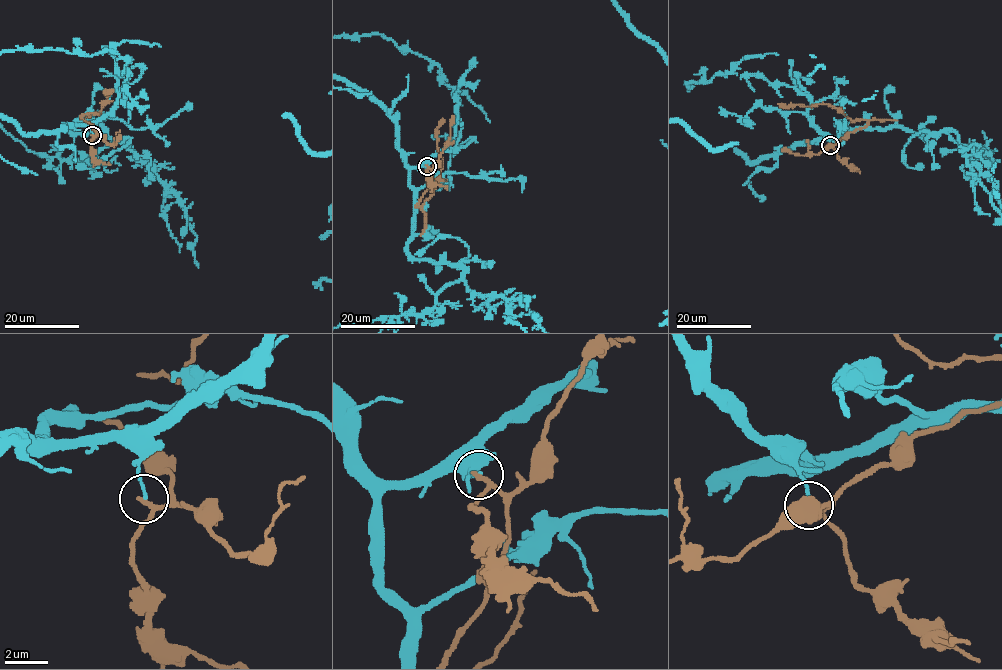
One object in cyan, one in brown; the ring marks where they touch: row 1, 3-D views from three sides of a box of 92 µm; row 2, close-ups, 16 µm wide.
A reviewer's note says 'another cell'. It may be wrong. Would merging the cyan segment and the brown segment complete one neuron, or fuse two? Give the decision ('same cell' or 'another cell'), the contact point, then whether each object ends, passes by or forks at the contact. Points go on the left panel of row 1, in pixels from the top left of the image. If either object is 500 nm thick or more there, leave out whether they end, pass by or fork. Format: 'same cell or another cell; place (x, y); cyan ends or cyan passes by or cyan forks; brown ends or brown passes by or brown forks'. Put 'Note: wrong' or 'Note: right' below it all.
another cell; place (92, 135); cyan ends; brown passes by
Note: right

